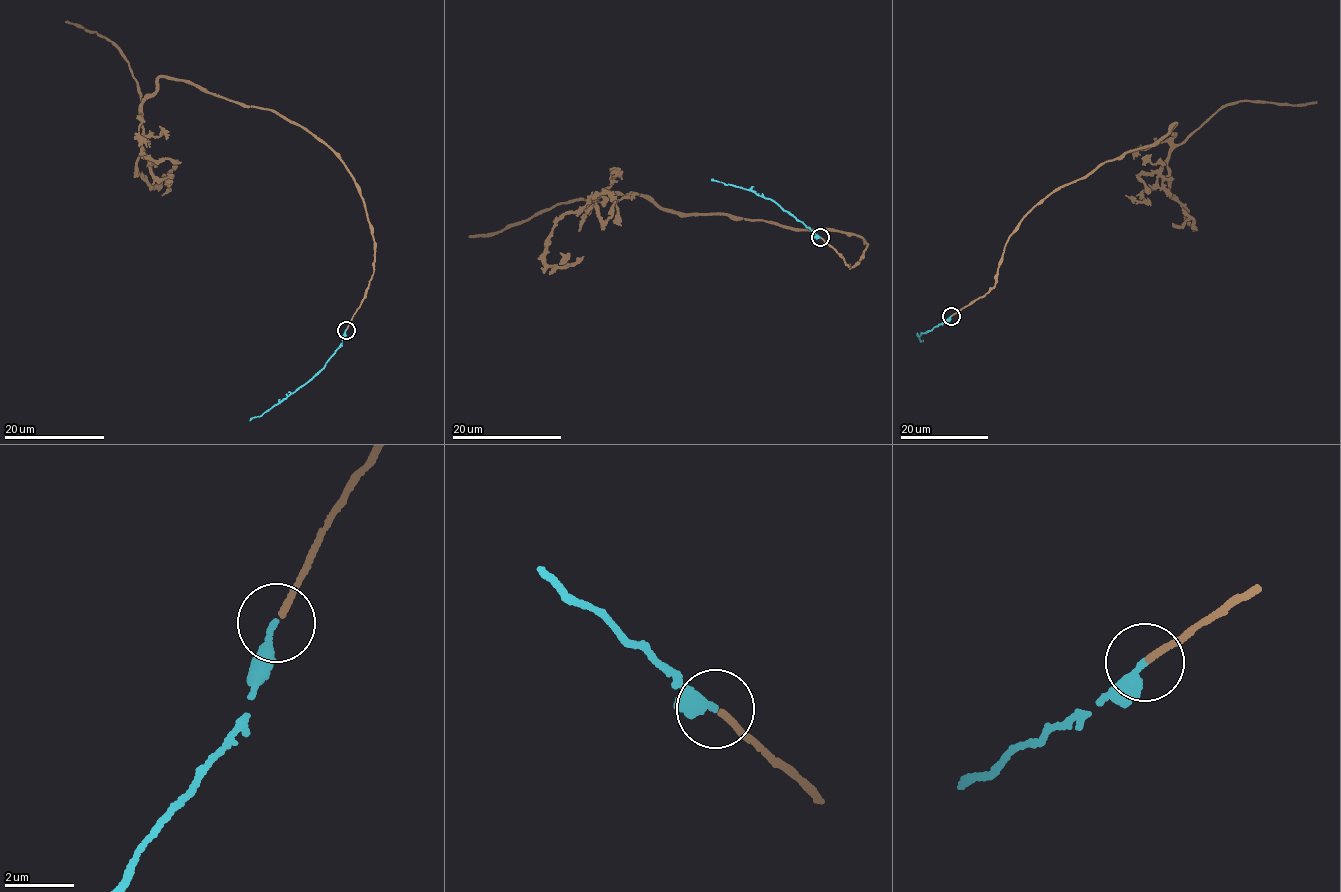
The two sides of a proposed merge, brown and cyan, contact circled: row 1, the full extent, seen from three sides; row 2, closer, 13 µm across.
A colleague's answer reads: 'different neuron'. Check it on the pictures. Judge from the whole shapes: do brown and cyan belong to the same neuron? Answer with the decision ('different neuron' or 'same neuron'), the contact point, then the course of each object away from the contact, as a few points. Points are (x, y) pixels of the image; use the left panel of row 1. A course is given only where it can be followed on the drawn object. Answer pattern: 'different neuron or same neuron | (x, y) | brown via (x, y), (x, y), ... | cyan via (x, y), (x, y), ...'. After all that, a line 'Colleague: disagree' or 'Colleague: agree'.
same neuron | (346, 330) | brown via (347, 328), (372, 276), (373, 230), (328, 145), (276, 112), (162, 76), (140, 110), (112, 42), (65, 22) | cyan via (346, 330), (338, 348), (314, 376), (250, 420)
Colleague: disagree

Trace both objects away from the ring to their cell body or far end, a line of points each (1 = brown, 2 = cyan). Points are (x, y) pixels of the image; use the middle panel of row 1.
1: (821, 238), (850, 267), (868, 246), (825, 228), (684, 213), (612, 191), (468, 237)
2: (820, 237), (787, 211), (745, 188), (712, 179)

